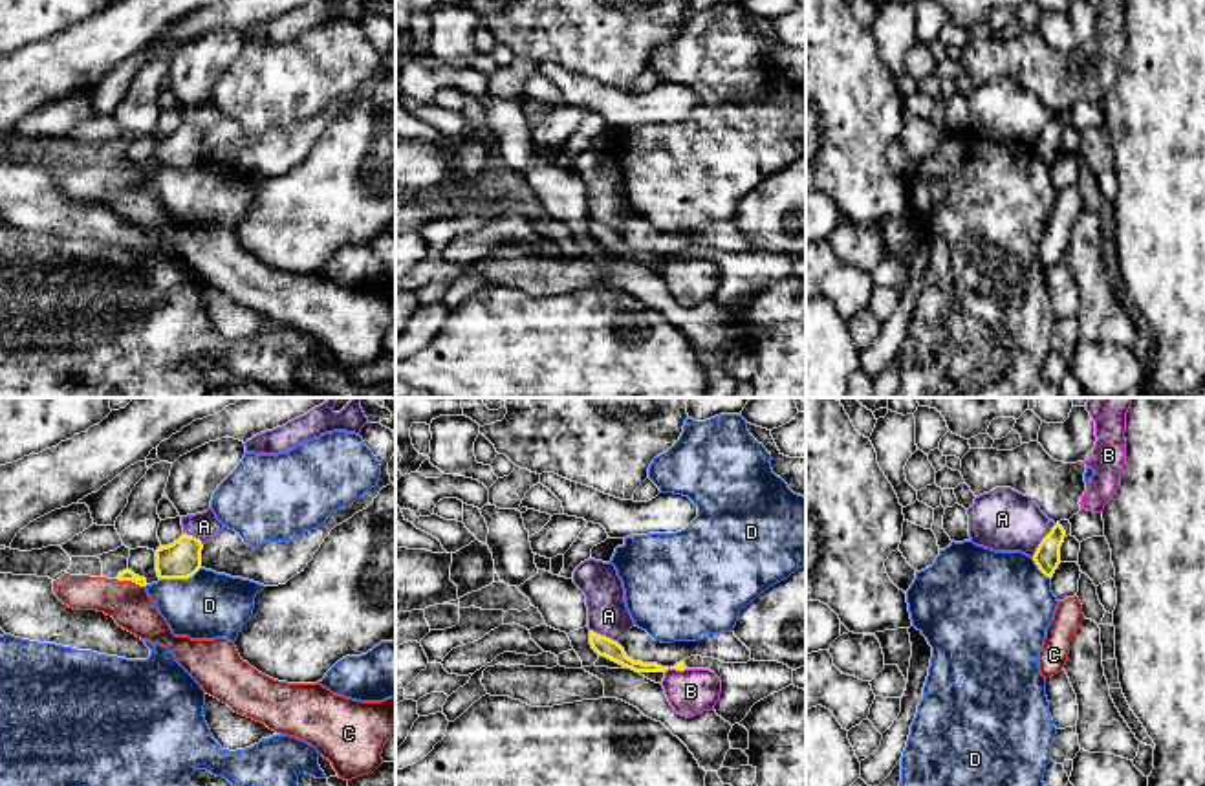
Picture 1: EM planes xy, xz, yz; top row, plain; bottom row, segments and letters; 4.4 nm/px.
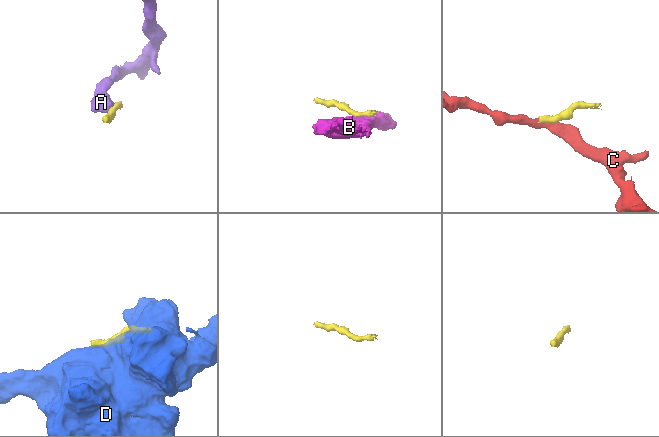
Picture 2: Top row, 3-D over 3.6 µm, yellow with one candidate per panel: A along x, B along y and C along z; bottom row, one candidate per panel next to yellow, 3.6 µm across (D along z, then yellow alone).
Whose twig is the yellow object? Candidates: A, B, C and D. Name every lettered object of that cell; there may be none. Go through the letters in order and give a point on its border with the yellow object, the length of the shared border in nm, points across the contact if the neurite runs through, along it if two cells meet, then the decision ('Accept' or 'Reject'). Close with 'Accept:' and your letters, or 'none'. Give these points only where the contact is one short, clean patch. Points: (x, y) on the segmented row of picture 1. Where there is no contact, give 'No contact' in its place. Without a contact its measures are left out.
A: Touches yellow at yz (1042, 541). Shared border 180 nm. Boundary: yz (1055, 524), (1031, 556). Reject
B: Touches yellow at xz (674, 667). Shared border 110 nm. Boundary: xz (685, 667), (663, 671). Reject
C: Touches yellow at xy (130, 579). Shared border 130 nm. Boundary: xy (116, 579), (130, 579), (143, 587). Reject
D: Touches yellow at xy (180, 578). Shared border 190 nm. Reject
Accept: none

